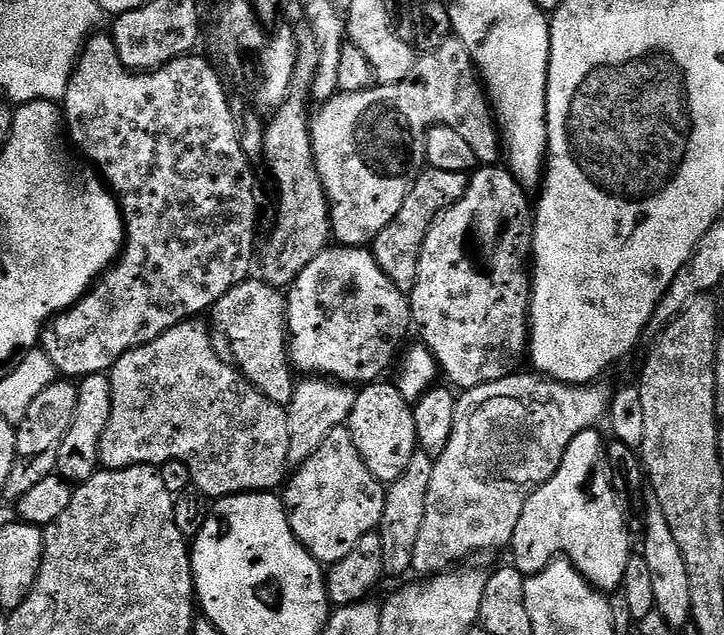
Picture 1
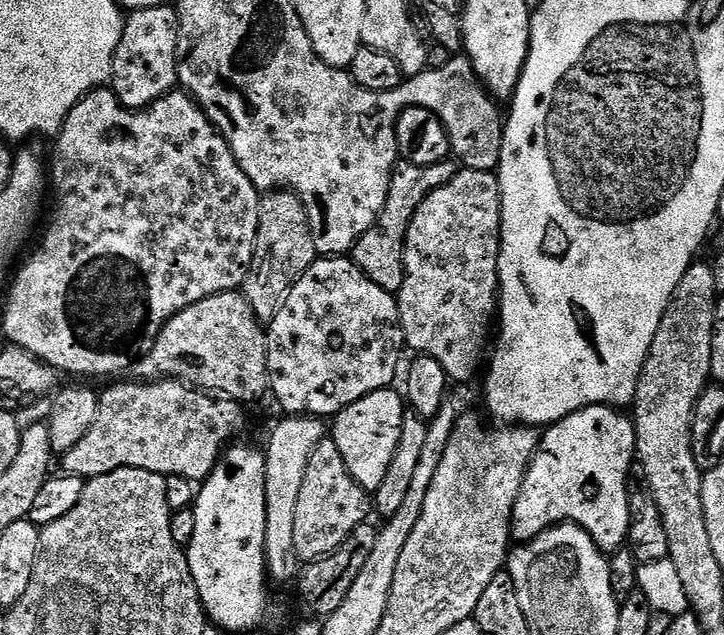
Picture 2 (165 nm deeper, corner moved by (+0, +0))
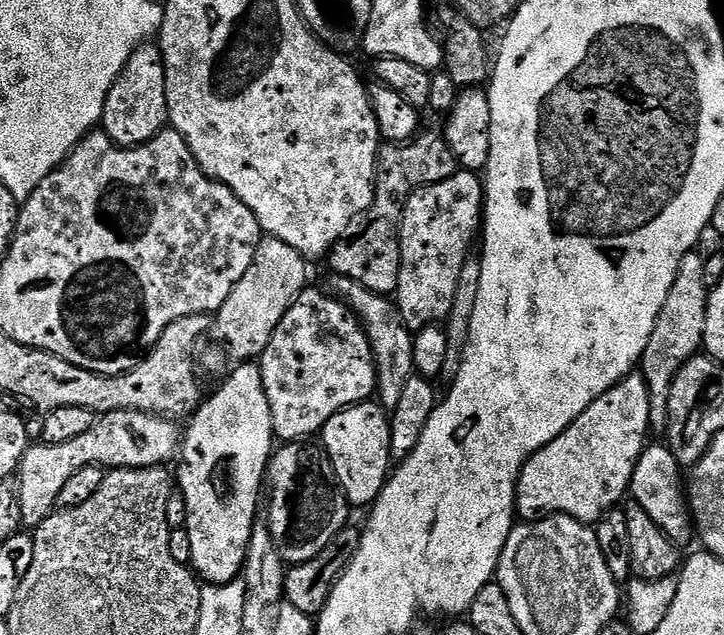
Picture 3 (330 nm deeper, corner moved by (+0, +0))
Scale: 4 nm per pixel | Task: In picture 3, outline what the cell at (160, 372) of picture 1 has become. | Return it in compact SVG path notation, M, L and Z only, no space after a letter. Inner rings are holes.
M118 410L117 412L103 413L103 415L101 415L99 417L99 419L97 419L96 425L93 426L93 428L91 428L90 430L86 430L86 434L80 435L79 438L73 438L73 440L71 440L70 442L62 442L61 444L45 444L43 442L33 443L31 445L31 447L29 447L28 451L24 453L24 457L20 460L20 466L18 469L18 477L20 476L20 480L18 479L18 491L20 493L20 519L21 519L21 521L23 521L23 523L25 525L27 525L27 527L29 524L29 526L30 526L29 529L35 530L35 529L39 528L40 524L43 522L43 520L45 520L46 517L52 515L54 509L57 507L56 499L58 498L58 494L62 494L62 486L66 486L66 481L68 481L68 479L70 479L75 472L77 472L78 470L82 470L82 466L94 466L96 464L96 465L98 465L98 467L105 469L105 470L115 470L118 468L158 468L158 467L167 465L169 463L167 460L175 461L177 459L178 453L180 451L180 445L182 443L182 428L181 428L181 425L178 426L176 424L179 424L179 423L177 423L177 421L175 419L172 419L172 418L169 418L166 416L155 416L154 414L150 414L149 412L135 412L134 410Z

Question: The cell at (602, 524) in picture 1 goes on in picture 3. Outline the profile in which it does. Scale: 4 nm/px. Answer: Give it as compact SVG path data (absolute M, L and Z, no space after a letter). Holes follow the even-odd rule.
M633 374L622 382L618 382L610 390L606 390L606 394L602 394L602 398L598 398L592 403L588 409L580 415L572 425L562 434L558 434L558 438L554 438L542 450L538 450L524 464L524 468L520 471L520 477L516 483L516 511L519 519L524 522L539 520L545 516L572 516L575 520L580 520L589 526L595 525L601 521L609 512L620 504L619 500L629 495L632 486L632 475L635 472L636 463L639 462L640 456L643 454L646 441L644 439L650 436L650 390L646 386L643 375Z

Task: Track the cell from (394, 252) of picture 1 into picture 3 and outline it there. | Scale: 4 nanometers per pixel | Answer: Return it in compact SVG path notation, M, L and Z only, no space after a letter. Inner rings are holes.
M421 131L413 140L406 144L385 143L381 147L376 159L376 193L372 199L372 205L364 211L364 215L348 229L342 239L333 244L331 252L326 257L326 264L337 276L345 276L362 286L366 290L377 292L379 296L391 297L398 286L398 274L400 273L400 223L406 210L406 202L420 188L426 188L430 184L446 182L458 170L456 155L452 147L444 139L439 131Z

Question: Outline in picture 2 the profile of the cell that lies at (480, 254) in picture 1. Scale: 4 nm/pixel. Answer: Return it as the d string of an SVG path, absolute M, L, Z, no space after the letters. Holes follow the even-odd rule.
M471 166L457 171L454 179L444 184L438 190L434 190L418 206L418 214L410 222L410 230L406 234L406 250L404 251L404 281L398 293L400 305L400 325L404 331L404 343L413 353L421 356L434 358L442 370L446 370L449 381L464 386L469 383L468 379L480 368L480 359L484 356L484 347L489 347L488 331L493 331L494 321L498 316L498 297L500 295L500 271L498 270L498 258L500 257L500 182L495 171L483 172L474 170Z

